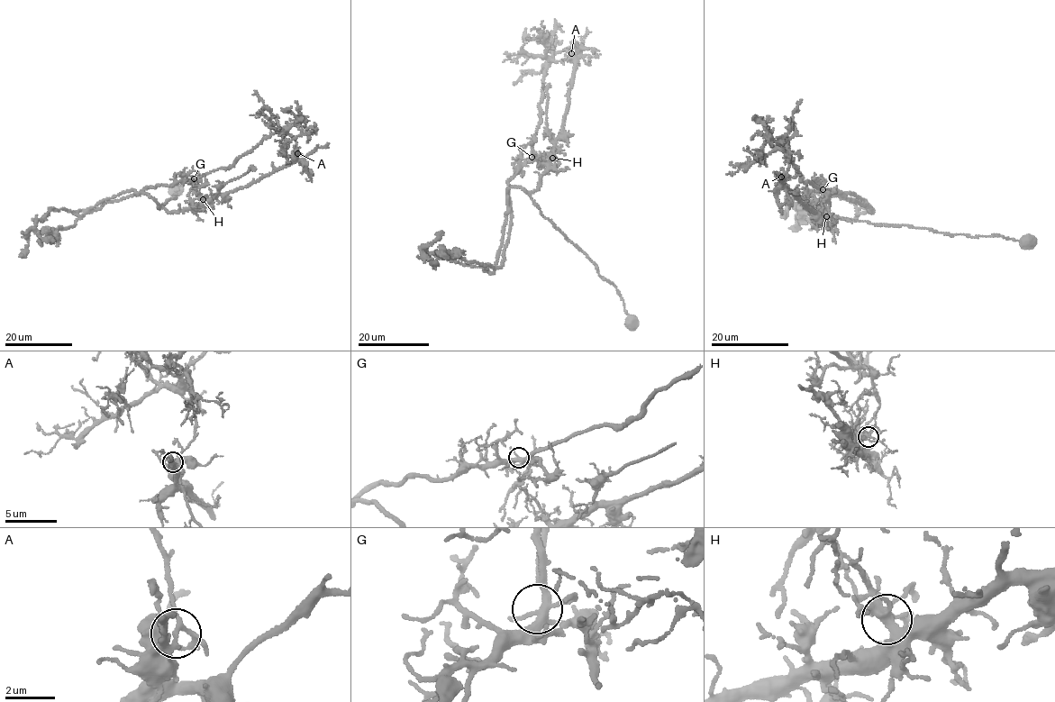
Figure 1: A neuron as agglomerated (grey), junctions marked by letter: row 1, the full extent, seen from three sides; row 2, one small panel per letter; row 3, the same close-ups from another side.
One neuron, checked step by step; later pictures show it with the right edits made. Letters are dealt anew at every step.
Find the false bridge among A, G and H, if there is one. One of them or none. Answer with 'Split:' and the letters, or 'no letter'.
Split: A

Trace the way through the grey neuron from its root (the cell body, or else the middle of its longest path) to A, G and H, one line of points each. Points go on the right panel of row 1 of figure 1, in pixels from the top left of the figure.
A: (1026, 241), (998, 235), (950, 235), (908, 225), (850, 222), (839, 216), (827, 224), (796, 199), (781, 177)
G: (1026, 241), (950, 235), (839, 216), (827, 224), (821, 219), (828, 199), (823, 189)
H: (1026, 241), (998, 235), (950, 235), (908, 225), (850, 222), (839, 216), (827, 224), (821, 219), (826, 216)

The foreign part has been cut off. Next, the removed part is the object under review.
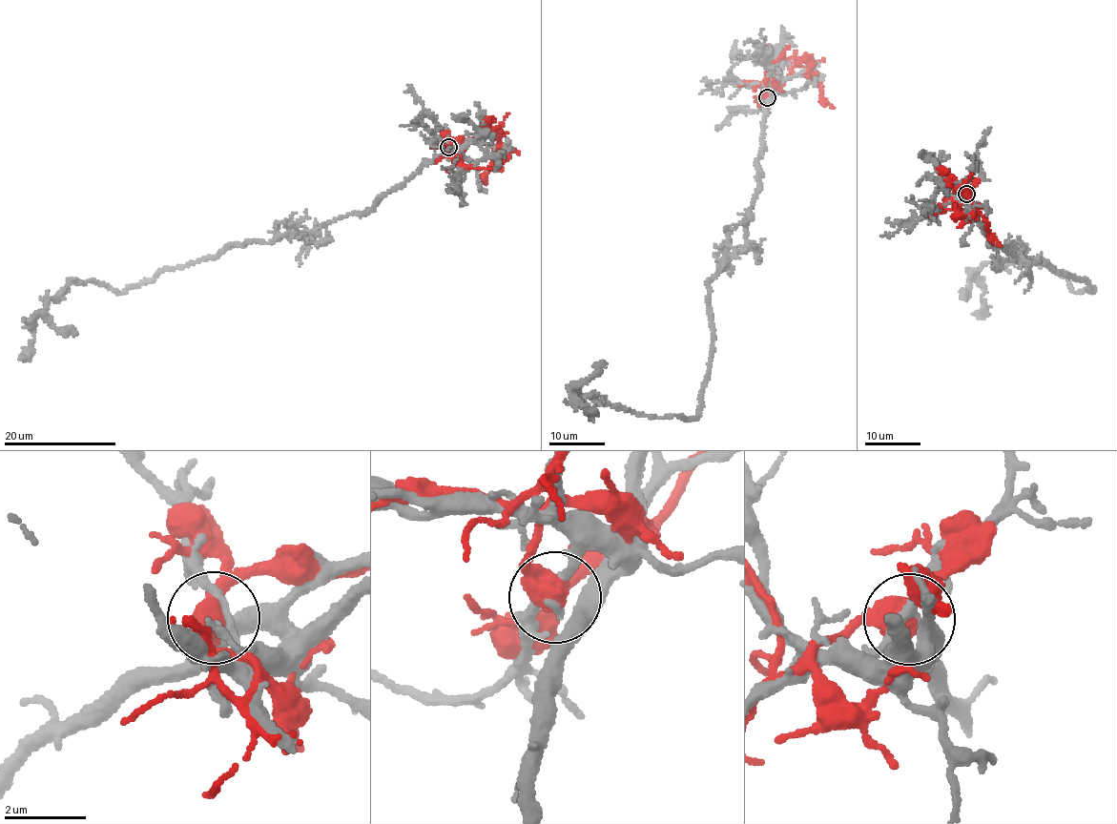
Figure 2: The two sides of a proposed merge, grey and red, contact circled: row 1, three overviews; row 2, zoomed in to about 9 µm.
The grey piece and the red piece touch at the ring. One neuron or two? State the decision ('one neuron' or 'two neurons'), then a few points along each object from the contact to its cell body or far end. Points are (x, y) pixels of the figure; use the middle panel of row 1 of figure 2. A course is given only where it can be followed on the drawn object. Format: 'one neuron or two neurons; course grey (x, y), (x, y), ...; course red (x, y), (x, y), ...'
two neurons; course grey (767, 96), (745, 242), (709, 285), (712, 351), (698, 417), (652, 417), (569, 389), (592, 408), (584, 411); course red (767, 96), (783, 86), (794, 67), (800, 66), (822, 88), (824, 99), (834, 107)

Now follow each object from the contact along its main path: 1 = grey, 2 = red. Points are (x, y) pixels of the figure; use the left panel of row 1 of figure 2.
1: (448, 147), (365, 212), (227, 245), (123, 292), (70, 281), (32, 320), (31, 351), (19, 359)
2: (448, 147), (459, 140), (478, 135), (499, 141), (495, 165), (485, 178), (486, 183)

